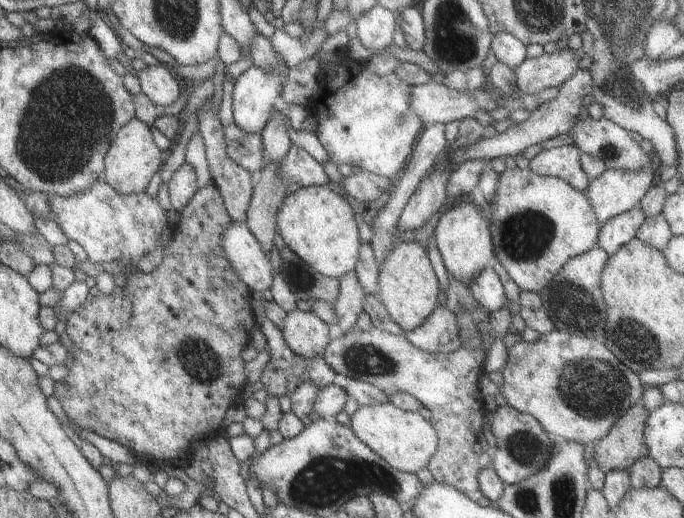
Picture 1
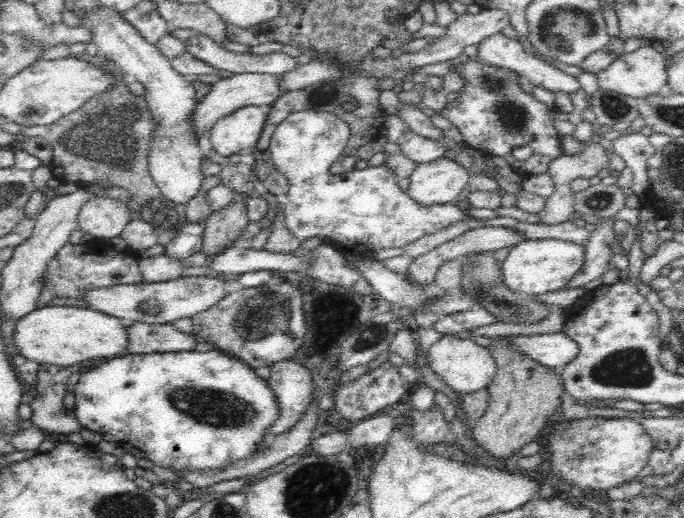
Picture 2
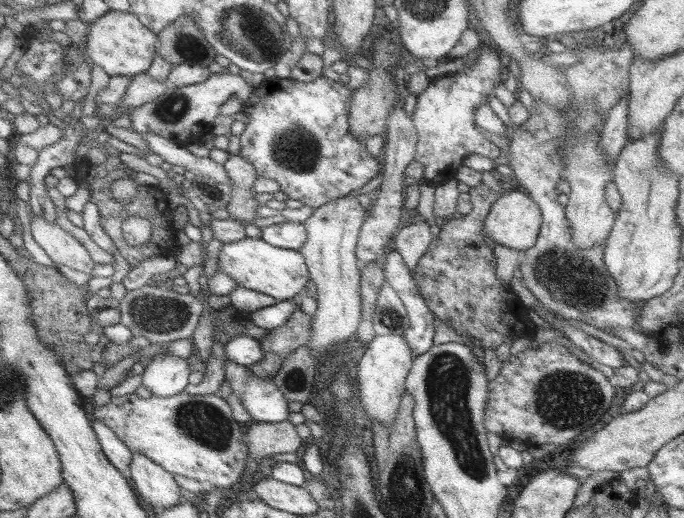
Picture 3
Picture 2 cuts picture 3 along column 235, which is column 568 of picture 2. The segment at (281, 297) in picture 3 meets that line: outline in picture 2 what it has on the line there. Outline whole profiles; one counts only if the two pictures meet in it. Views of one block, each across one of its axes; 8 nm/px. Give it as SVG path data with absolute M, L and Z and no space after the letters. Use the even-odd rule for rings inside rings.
M528 239L510 249L502 264L503 284L521 297L538 297L558 289L580 272L584 266L585 244L574 244L558 239Z

